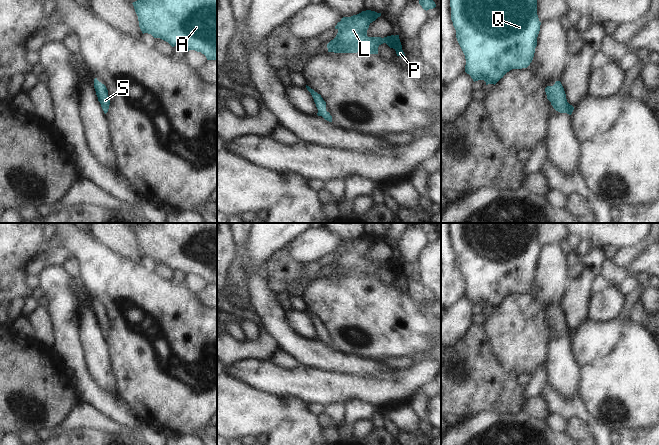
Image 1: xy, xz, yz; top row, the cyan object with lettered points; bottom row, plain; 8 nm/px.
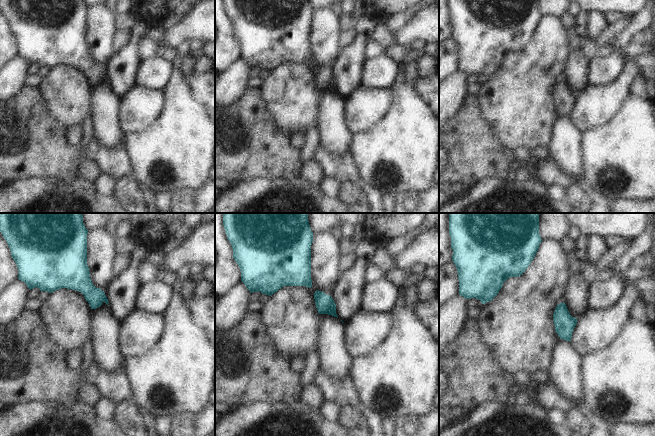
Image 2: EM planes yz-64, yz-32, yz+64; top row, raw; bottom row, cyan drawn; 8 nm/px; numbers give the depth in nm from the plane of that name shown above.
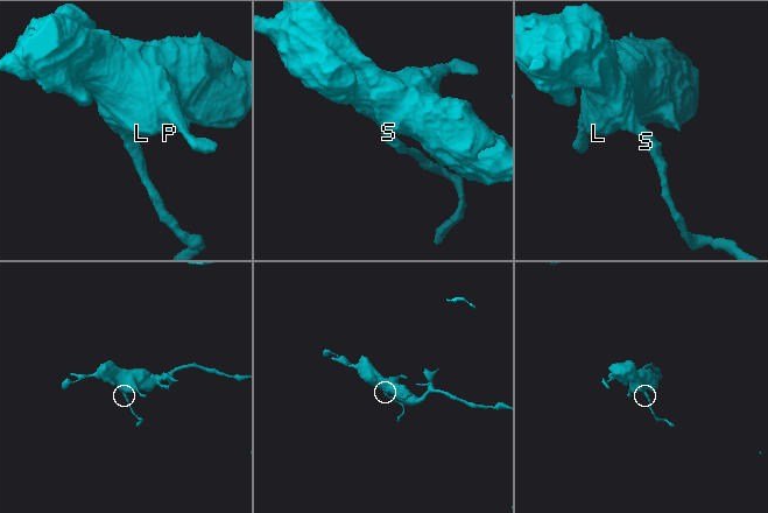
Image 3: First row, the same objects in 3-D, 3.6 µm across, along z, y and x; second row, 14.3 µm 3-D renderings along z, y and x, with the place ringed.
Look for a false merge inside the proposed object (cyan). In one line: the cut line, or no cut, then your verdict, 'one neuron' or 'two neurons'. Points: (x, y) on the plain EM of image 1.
no cut | one neuron

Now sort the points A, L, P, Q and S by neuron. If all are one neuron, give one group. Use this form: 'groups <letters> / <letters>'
groups A L P Q S

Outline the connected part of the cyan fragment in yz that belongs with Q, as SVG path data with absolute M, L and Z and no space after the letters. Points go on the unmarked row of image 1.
M449 223L451 244L457 265L465 279L465 296L473 305L496 308L512 293L527 292L533 284L541 246L537 239L537 223Z

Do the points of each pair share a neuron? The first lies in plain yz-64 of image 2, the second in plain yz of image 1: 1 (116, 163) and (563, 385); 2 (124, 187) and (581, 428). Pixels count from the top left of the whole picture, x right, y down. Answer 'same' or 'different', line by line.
1: different
2: same

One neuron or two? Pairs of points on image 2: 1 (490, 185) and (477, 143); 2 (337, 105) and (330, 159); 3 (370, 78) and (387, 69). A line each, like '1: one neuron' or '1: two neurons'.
1: two neurons
2: two neurons
3: one neuron

